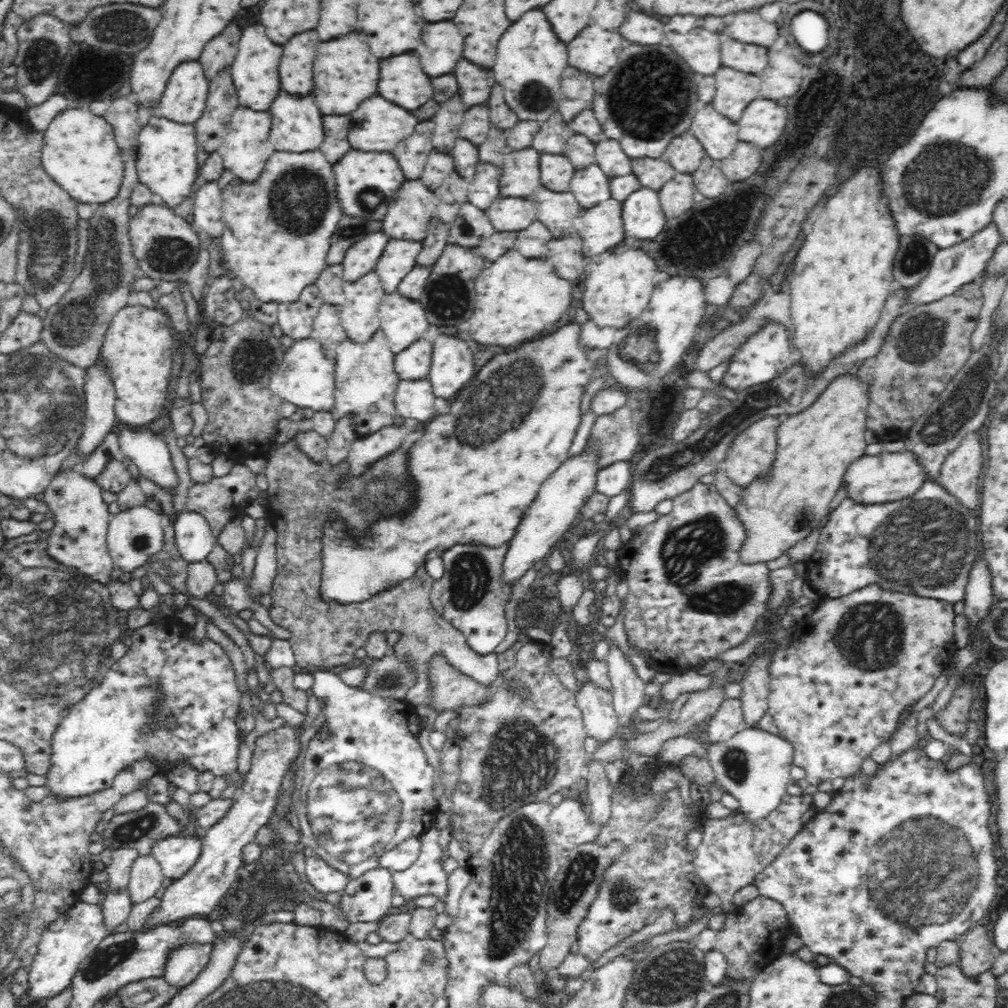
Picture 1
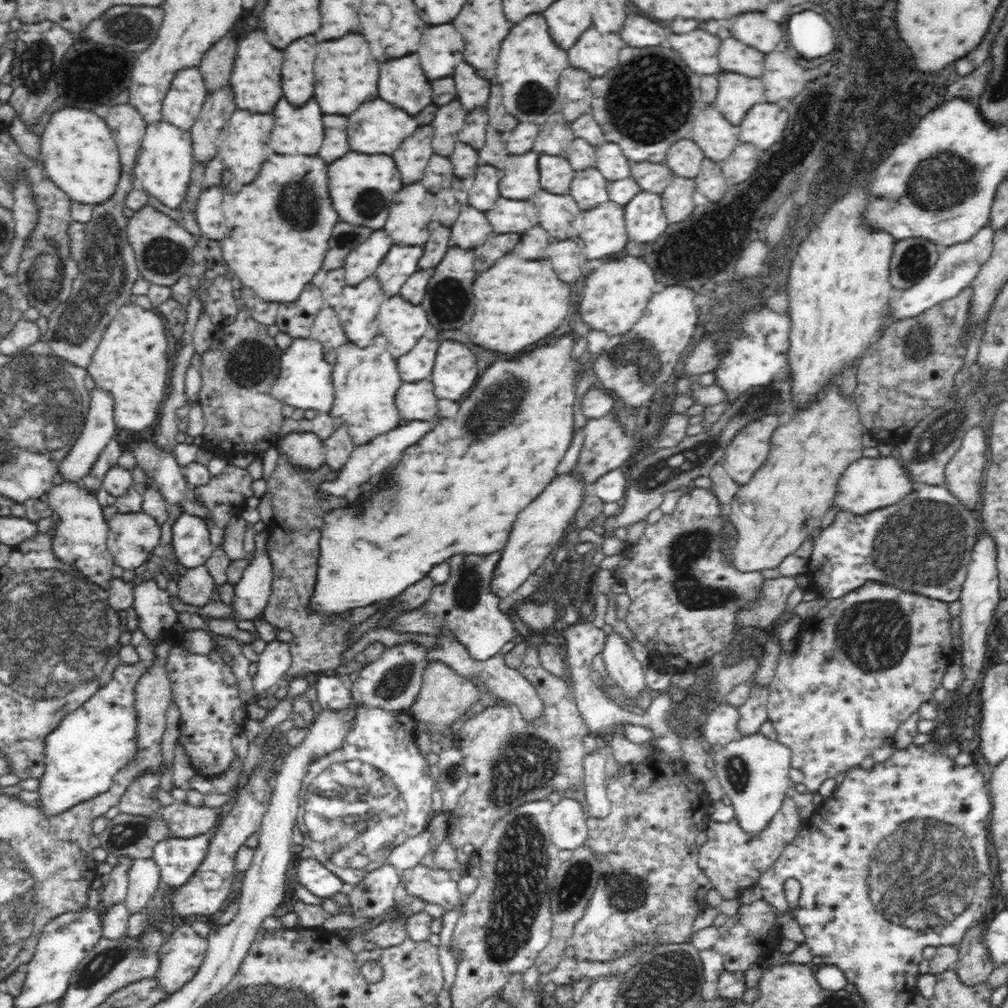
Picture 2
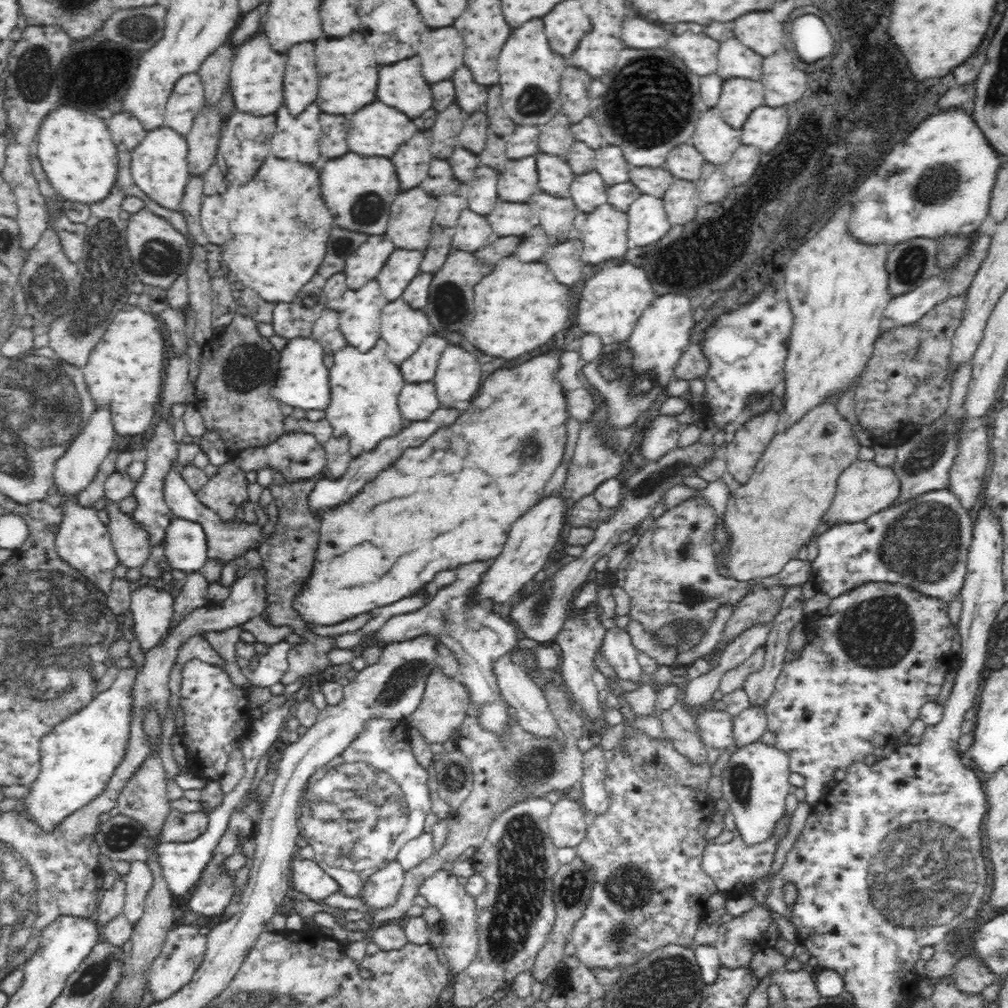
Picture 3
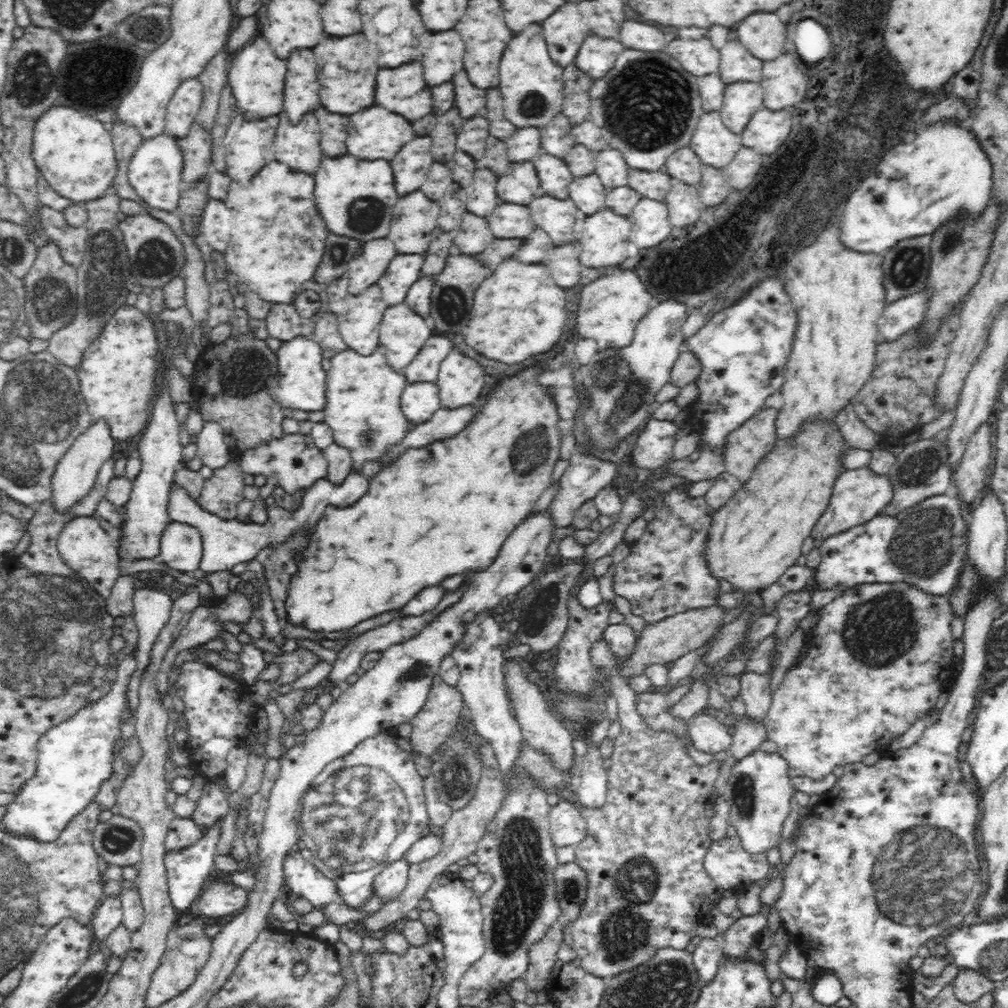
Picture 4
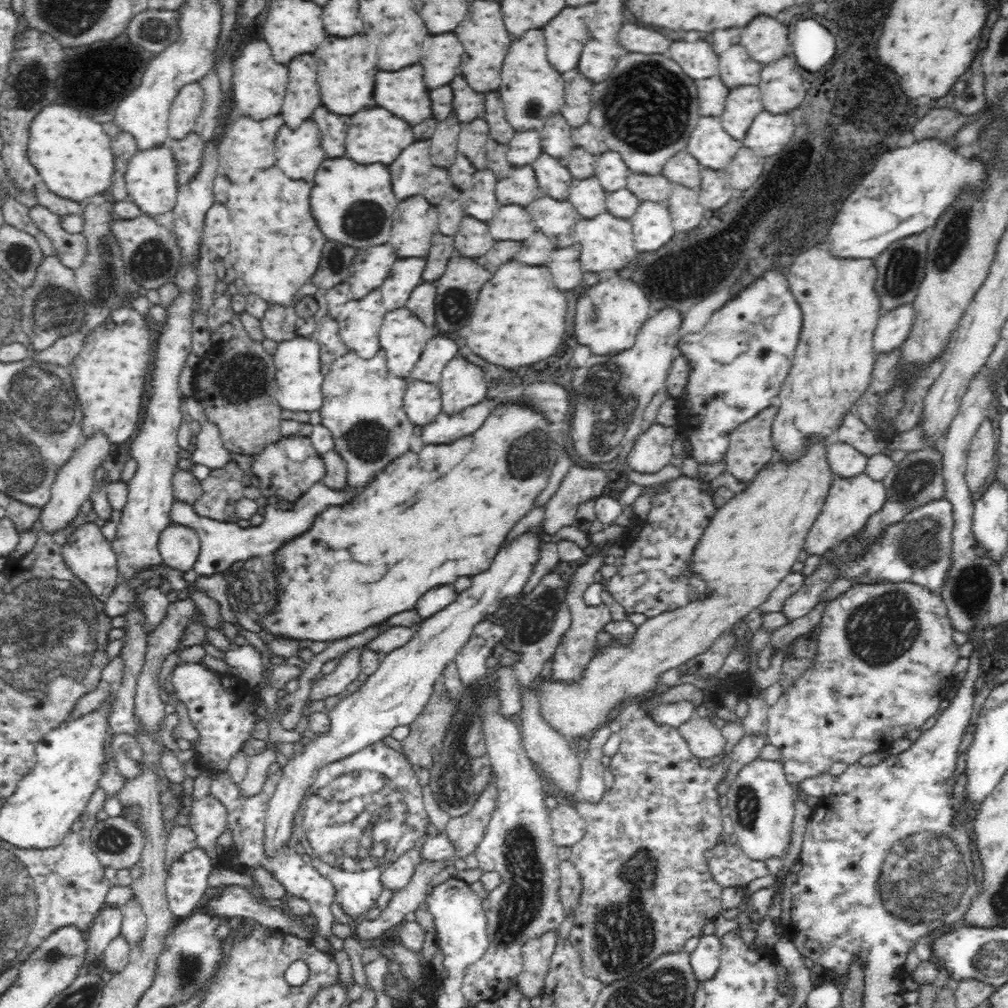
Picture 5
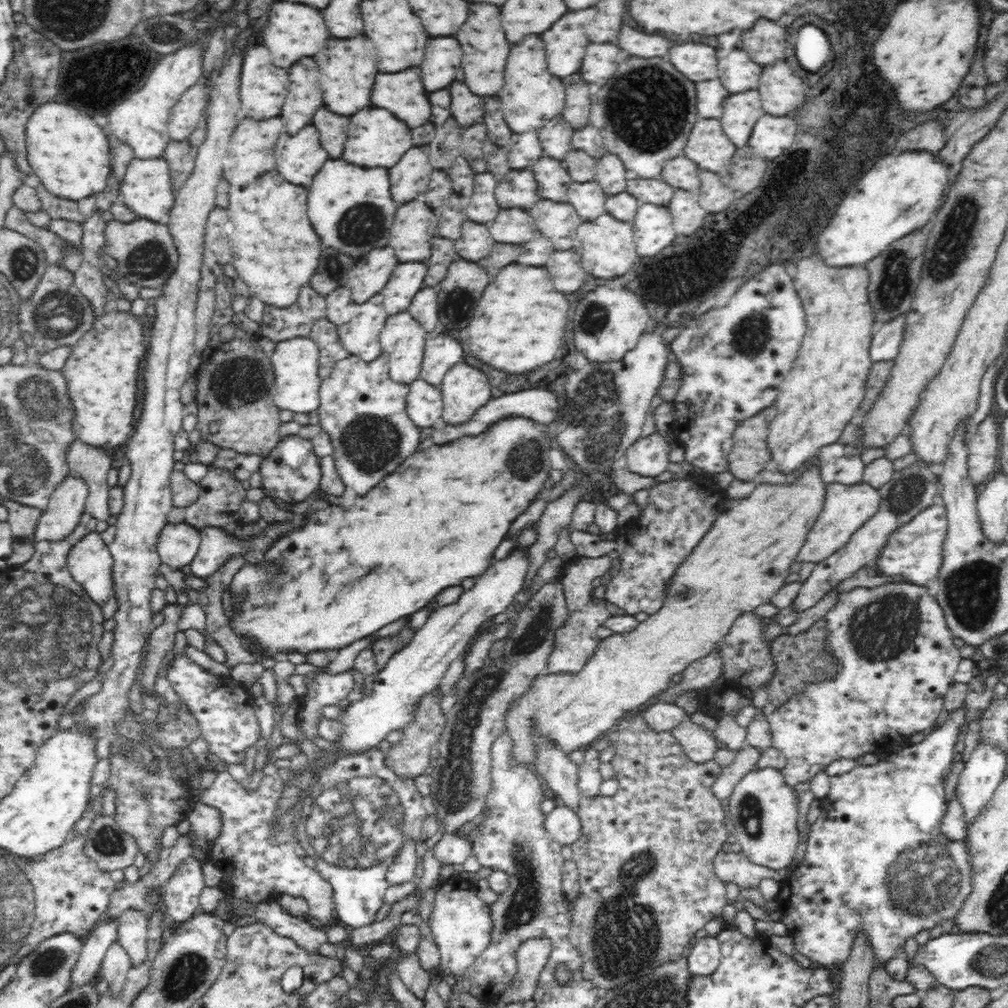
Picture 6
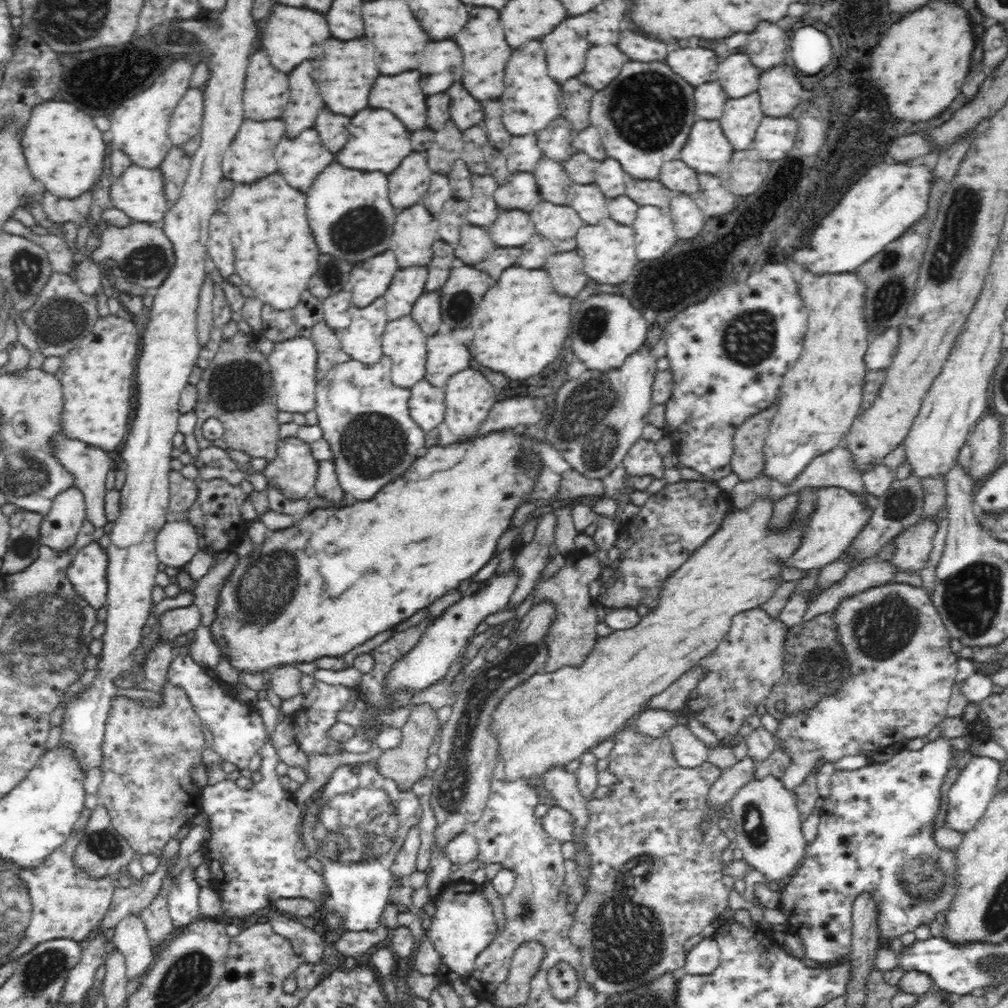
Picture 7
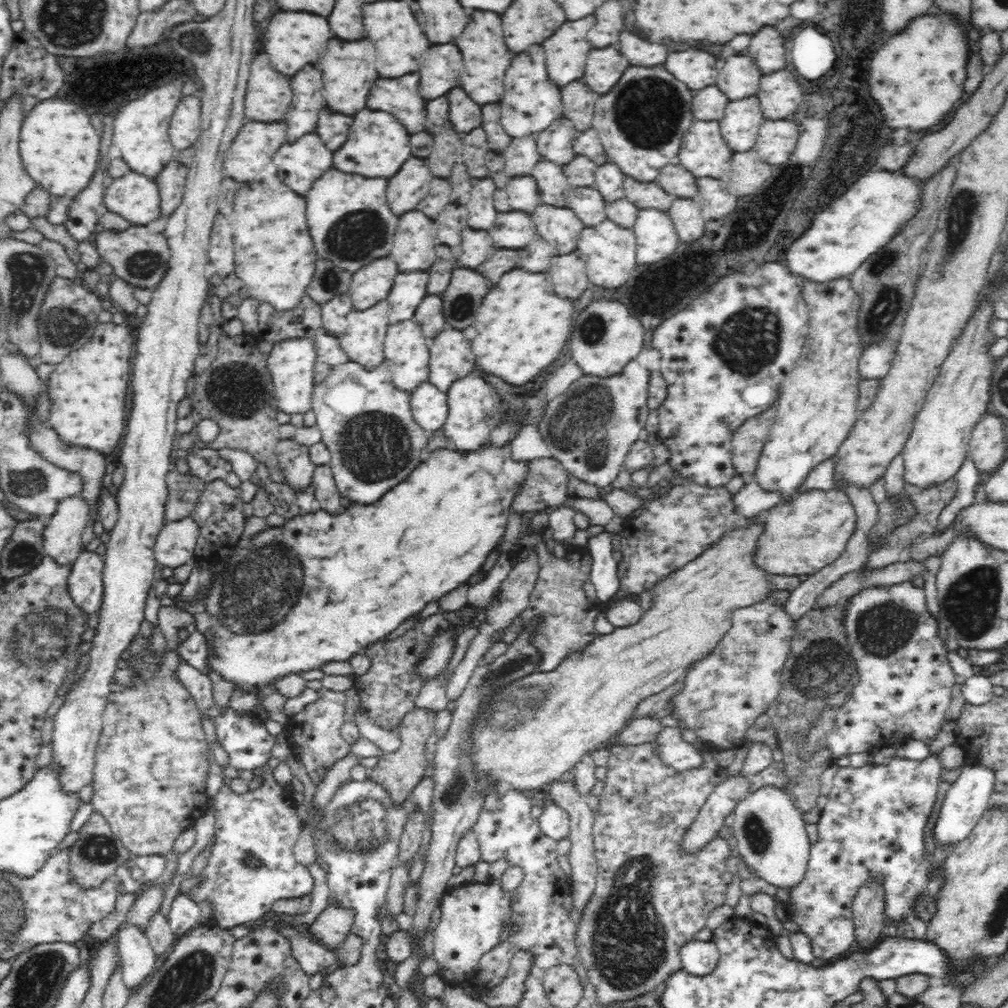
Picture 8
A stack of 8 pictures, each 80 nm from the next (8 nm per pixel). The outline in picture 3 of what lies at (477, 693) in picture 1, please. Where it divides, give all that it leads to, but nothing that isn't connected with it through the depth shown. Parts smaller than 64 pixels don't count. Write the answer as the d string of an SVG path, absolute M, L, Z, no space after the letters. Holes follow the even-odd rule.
M440 666L431 669L427 676L426 692L422 698L422 704L406 719L411 727L417 728L425 742L431 744L444 744L448 739L455 738L457 730L464 721L466 710L470 707L471 701L467 689L460 683L458 678L447 678Z

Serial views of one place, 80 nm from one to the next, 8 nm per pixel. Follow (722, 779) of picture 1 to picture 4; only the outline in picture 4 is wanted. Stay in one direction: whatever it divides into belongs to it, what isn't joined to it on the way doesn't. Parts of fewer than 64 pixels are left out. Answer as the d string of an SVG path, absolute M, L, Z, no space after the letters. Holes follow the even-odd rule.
M755 749L753 753L733 762L730 777L722 788L721 796L728 803L729 824L734 826L742 848L749 853L766 853L778 847L783 840L782 824L788 818L796 788L792 788L788 763L778 753Z

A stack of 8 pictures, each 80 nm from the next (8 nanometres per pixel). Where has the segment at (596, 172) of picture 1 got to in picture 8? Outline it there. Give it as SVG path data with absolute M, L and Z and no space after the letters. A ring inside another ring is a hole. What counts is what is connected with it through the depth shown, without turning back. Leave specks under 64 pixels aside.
M572 187L567 193L566 206L586 227L594 227L607 220L604 197L592 187Z

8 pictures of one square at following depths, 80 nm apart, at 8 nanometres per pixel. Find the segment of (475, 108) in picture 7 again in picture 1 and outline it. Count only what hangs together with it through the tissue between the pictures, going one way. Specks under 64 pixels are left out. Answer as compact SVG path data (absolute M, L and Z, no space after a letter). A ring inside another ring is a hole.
M460 60L456 66L456 81L462 102L469 108L484 105L490 99L495 86L493 72L488 72L468 60Z

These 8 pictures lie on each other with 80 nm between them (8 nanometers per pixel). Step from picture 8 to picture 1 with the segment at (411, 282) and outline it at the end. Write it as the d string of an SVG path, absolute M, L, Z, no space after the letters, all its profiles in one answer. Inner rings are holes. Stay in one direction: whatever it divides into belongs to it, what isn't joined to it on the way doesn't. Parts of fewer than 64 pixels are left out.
M392 239L375 264L375 273L387 294L396 293L400 281L417 265L423 243L410 239Z

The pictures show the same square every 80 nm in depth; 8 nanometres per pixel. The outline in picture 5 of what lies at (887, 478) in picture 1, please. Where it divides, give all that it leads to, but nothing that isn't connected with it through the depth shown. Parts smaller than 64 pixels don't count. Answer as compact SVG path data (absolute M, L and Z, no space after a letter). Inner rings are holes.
M865 472L855 477L834 478L823 509L813 522L802 550L806 551L808 556L820 557L833 552L834 548L838 548L850 536L854 536L862 529L866 520L876 514L884 506L884 502L886 502L884 483L874 481Z

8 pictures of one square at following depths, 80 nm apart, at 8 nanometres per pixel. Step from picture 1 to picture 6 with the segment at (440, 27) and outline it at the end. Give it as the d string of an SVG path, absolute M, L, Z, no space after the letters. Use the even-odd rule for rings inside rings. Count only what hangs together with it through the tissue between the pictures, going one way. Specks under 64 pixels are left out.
M432 38L426 44L426 56L420 66L422 82L428 92L442 90L462 76L462 48L454 38Z

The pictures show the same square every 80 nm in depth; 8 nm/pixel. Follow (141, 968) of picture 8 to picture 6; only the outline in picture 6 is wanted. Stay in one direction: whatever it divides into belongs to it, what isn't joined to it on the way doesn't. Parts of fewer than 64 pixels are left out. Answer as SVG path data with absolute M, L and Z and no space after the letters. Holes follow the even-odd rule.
M125 910L116 924L116 940L128 953L131 967L138 967L148 958L146 915L141 910Z

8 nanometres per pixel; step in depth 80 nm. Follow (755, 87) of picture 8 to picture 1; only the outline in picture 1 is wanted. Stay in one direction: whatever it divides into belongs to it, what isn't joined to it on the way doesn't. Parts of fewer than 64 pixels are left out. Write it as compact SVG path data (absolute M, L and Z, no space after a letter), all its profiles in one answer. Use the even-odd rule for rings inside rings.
M724 38L720 48L722 66L738 69L739 72L760 76L768 64L766 47L744 43L734 38Z

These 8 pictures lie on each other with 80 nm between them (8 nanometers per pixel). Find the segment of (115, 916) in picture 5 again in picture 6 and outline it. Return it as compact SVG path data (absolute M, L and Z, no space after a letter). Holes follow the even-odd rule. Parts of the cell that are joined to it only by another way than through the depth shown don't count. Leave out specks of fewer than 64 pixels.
M104 919L86 935L79 959L70 972L68 991L99 979L106 951L116 941L116 924L117 921Z

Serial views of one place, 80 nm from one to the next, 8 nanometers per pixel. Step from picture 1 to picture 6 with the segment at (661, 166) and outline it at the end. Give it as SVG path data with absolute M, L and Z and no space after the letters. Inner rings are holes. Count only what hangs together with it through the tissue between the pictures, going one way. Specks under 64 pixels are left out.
M661 178L627 180L625 190L640 203L652 203L668 206L675 189L666 184Z

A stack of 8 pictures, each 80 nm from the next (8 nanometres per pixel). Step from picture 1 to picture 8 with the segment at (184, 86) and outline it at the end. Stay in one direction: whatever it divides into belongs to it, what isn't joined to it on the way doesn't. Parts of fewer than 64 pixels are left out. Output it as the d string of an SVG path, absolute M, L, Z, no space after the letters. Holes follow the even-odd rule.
M200 95L186 96L178 104L169 125L169 138L174 150L192 148L201 134Z

